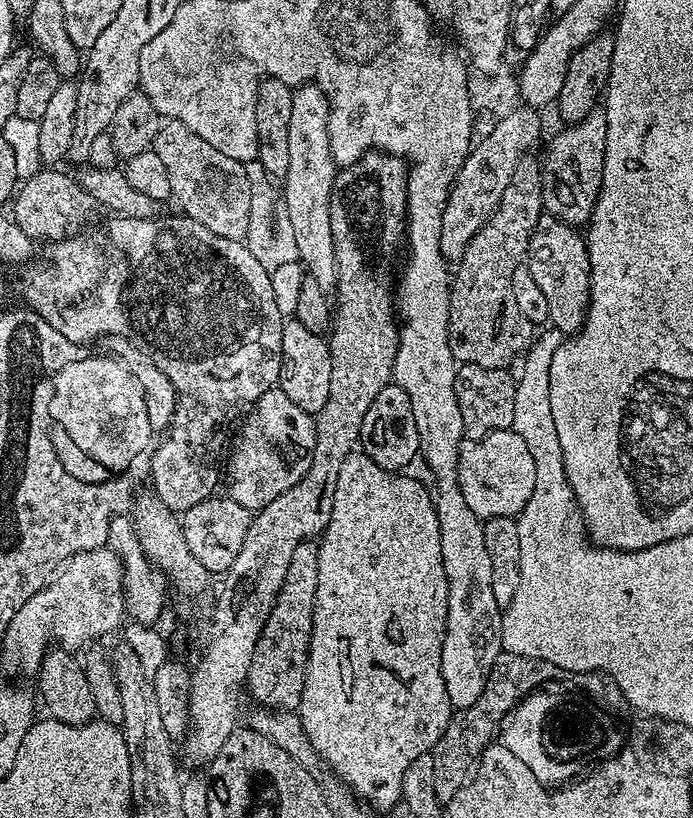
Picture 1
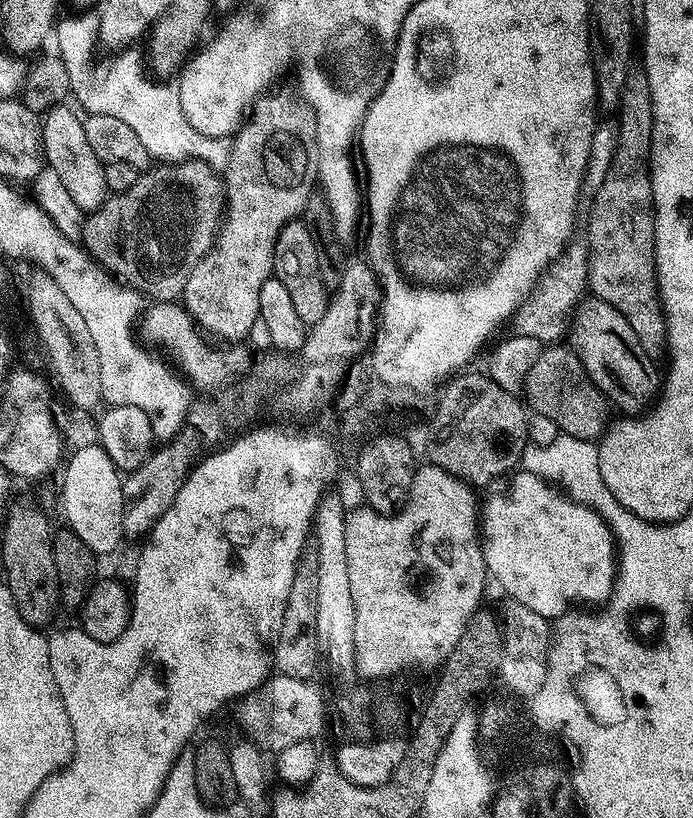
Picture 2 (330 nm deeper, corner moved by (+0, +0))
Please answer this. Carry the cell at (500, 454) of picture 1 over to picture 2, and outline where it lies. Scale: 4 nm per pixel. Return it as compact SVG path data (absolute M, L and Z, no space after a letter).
M523 470L513 471L507 478L487 485L486 492L488 497L485 500L483 497L482 507L478 512L478 532L482 537L484 566L487 575L491 579L493 576L500 583L507 599L522 602L522 606L530 606L534 614L559 618L571 609L568 607L572 600L582 596L604 598L611 593L614 571L618 566L614 541L608 524L593 508L568 499L549 481Z

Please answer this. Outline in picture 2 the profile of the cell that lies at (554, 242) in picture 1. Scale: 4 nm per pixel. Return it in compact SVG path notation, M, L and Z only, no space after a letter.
M594 295L581 299L572 309L566 340L594 386L598 386L601 394L615 407L617 404L618 407L625 408L625 413L632 414L643 409L644 402L657 393L658 372L656 376L656 368L652 365L655 364L653 357L642 350L638 334L634 334L630 322L626 322L626 318L622 318L622 314L618 314L610 302L599 300Z

